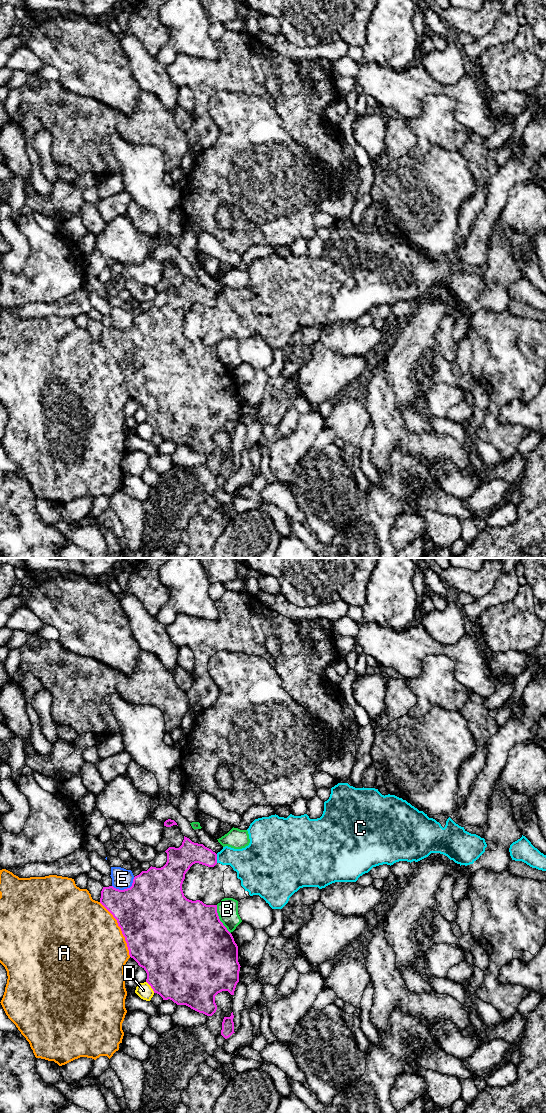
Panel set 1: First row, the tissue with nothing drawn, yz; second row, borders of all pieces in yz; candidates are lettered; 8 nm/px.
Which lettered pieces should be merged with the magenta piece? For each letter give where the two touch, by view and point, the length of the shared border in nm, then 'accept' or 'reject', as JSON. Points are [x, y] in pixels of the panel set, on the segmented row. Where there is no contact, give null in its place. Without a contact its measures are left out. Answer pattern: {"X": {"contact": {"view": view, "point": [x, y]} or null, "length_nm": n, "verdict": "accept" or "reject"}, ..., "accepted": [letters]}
{"A": {"contact": {"view": "yz", "point": [121, 929]}, "length_nm": 500, "verdict": "reject"}, "B": {"contact": {"view": "yz", "point": [219, 919]}, "length_nm": 260, "verdict": "reject"}, "C": {"contact": {"view": "yz", "point": [216, 858]}, "length_nm": 70, "verdict": "reject"}, "D": {"contact": {"view": "yz", "point": [151, 987]}, "length_nm": 120, "verdict": "reject"}, "E": {"contact": {"view": "yz", "point": [125, 889]}, "length_nm": 200, "verdict": "reject"}, "accepted": []}

